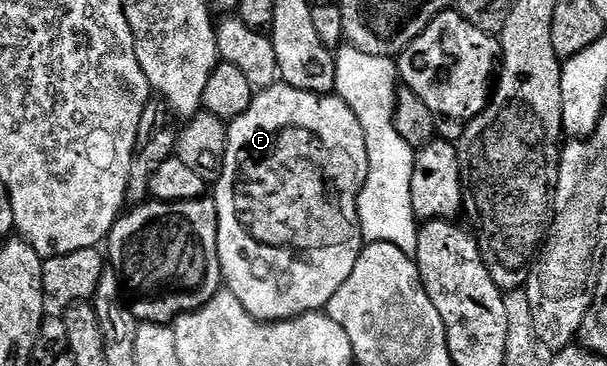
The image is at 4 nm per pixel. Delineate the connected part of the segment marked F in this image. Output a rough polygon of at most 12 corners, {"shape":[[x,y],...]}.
{"shape":[[286,84],[230,119],[222,285],[322,311],[365,245],[342,98]]}

